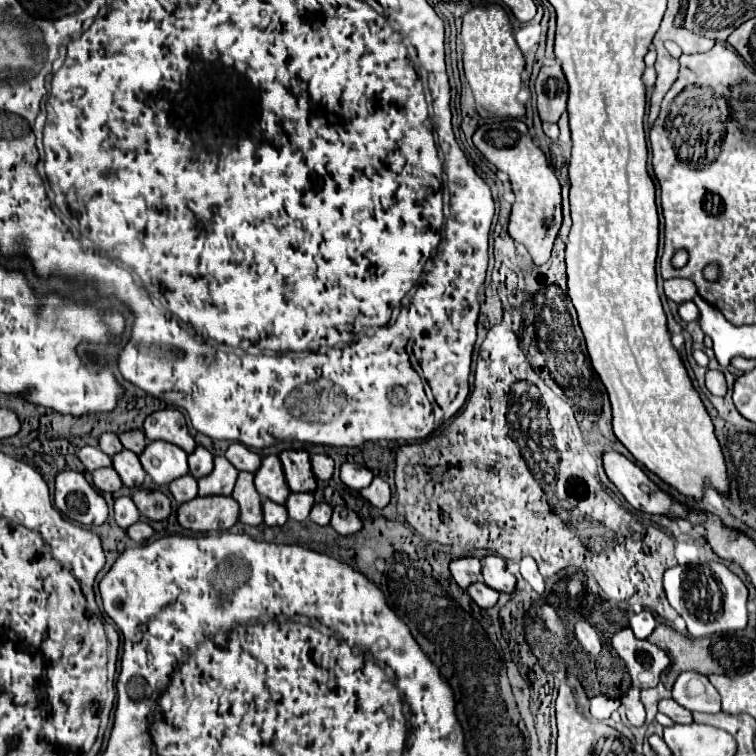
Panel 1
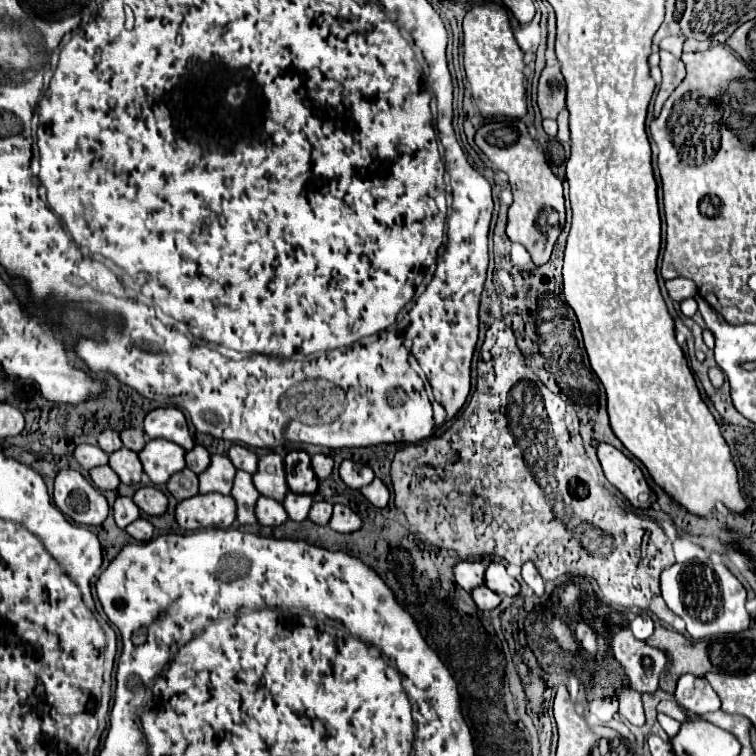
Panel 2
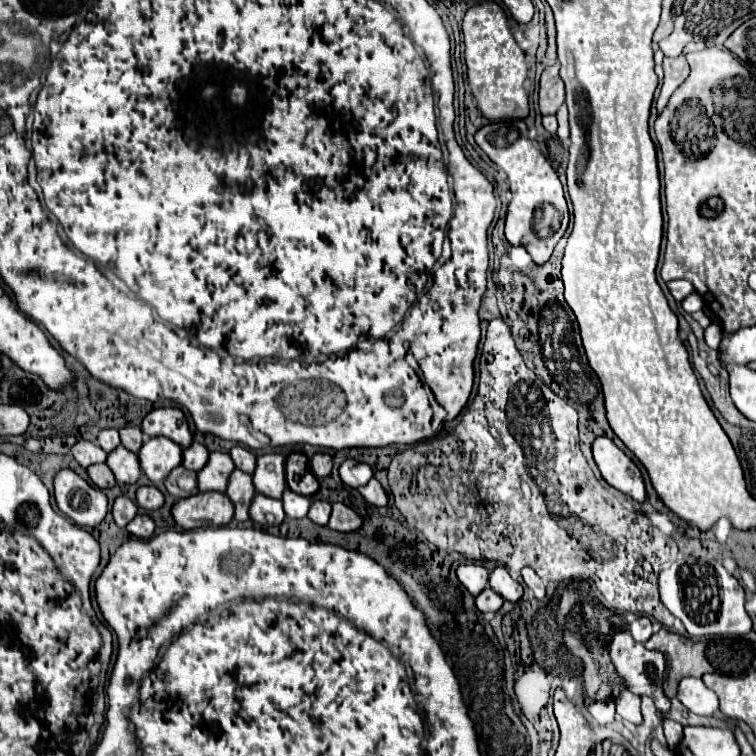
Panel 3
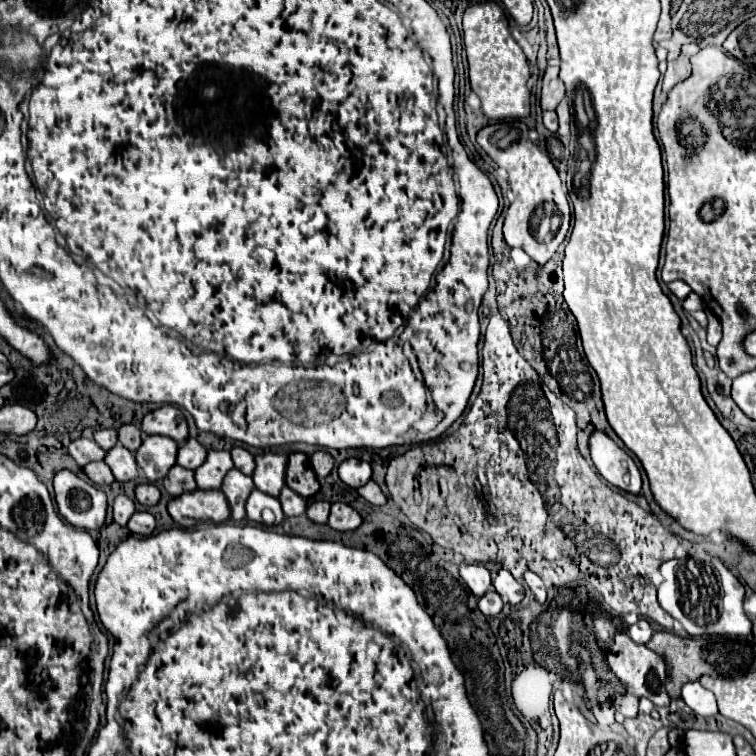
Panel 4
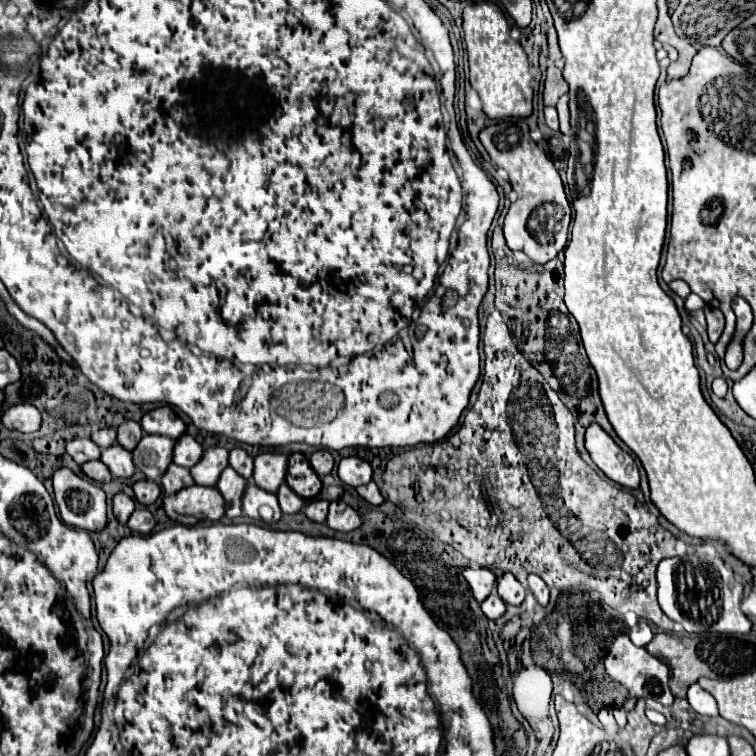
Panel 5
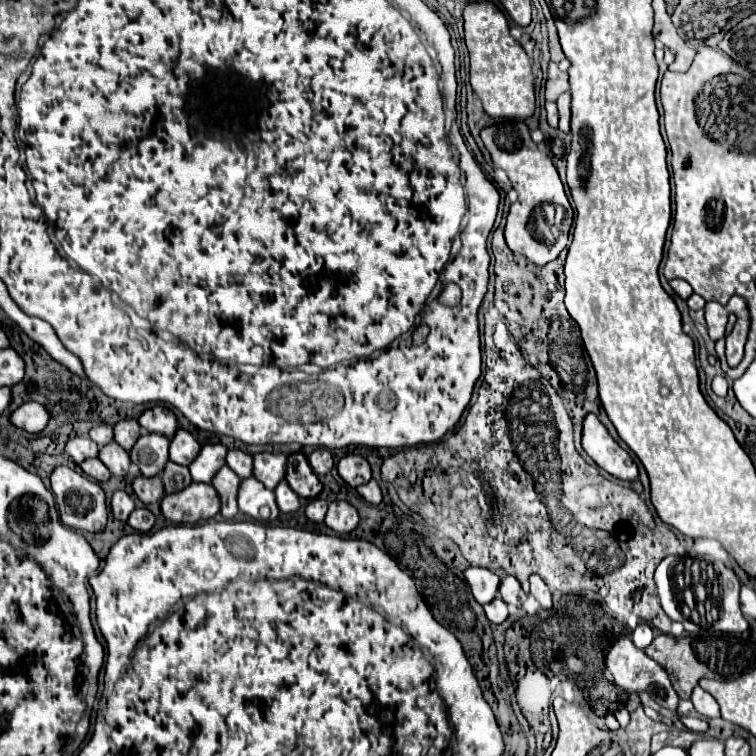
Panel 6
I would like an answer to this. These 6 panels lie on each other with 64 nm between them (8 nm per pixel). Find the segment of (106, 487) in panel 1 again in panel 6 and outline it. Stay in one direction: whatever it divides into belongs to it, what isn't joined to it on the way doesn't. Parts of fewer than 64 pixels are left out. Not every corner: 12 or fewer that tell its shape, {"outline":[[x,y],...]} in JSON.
{"outline":[[98,458],[80,464],[90,478],[106,482],[108,470]]}

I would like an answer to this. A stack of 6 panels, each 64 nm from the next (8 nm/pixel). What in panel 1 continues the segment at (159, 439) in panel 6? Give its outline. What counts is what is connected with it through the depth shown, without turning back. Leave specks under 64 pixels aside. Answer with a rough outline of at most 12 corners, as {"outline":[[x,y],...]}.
{"outline":[[150,442],[140,454],[146,474],[170,484],[188,474],[186,452],[170,442]]}

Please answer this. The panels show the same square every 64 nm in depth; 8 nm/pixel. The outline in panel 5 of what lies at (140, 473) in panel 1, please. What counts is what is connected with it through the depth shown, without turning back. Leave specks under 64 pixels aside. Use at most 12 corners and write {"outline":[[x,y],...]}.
{"outline":[[118,442],[102,450],[100,458],[114,478],[134,474],[132,454]]}

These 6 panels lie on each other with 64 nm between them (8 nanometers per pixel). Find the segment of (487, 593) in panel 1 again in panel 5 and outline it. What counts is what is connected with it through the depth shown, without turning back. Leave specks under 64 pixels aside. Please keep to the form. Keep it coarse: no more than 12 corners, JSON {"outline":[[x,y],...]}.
{"outline":[[498,592],[482,602],[488,620],[498,620],[506,612],[506,604]]}

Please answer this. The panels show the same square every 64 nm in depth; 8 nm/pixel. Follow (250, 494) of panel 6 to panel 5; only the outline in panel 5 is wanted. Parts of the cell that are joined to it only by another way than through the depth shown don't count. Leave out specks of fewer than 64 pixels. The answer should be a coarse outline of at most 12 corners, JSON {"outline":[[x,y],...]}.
{"outline":[[248,484],[242,496],[246,516],[258,520],[258,508],[268,504],[274,520],[282,512],[276,494],[270,494],[256,484]]}

